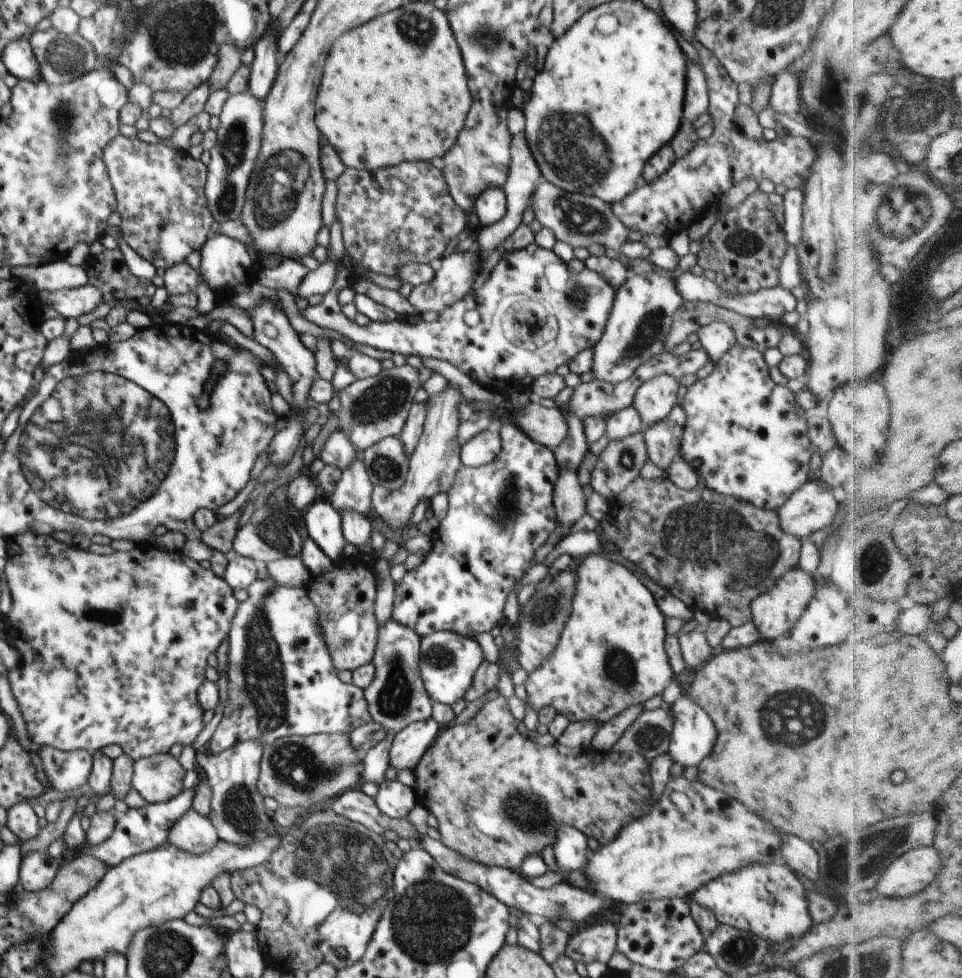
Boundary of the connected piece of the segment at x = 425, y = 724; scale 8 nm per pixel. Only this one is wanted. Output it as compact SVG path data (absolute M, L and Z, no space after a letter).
M432 716L426 720L408 724L394 736L389 752L389 764L396 771L410 770L413 772L441 729Z

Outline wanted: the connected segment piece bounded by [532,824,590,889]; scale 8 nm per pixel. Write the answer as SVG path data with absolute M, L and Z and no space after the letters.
M563 824L556 832L556 842L552 844L556 870L547 871L546 880L534 880L533 886L542 889L552 888L560 882L566 882L568 872L581 870L588 866L587 837L568 824Z

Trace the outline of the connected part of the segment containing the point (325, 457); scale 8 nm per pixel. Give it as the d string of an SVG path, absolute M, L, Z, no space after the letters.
M334 430L324 443L318 458L326 465L348 468L356 460L357 450L344 430Z

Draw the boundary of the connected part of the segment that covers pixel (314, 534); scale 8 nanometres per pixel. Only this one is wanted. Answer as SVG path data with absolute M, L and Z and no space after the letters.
M329 501L313 502L304 518L308 536L333 562L343 556L346 542L340 512Z

